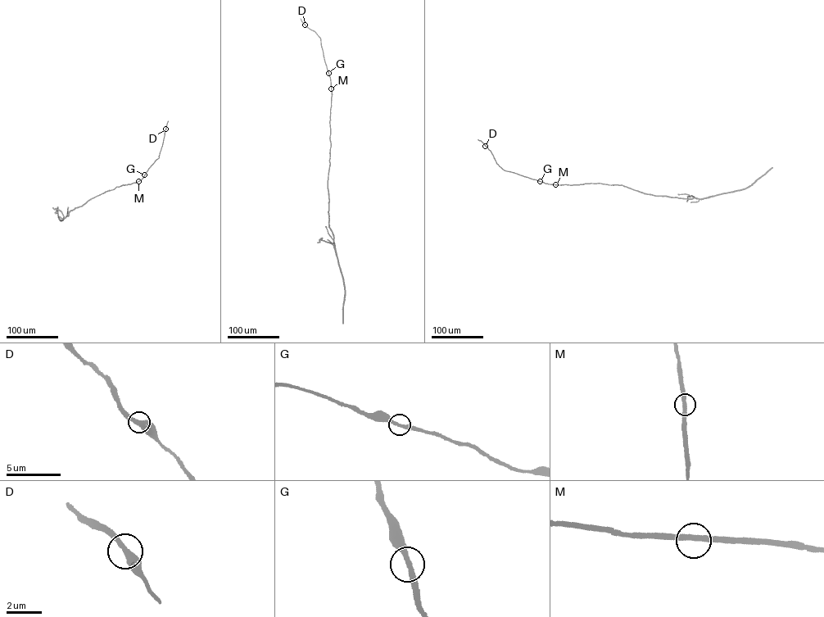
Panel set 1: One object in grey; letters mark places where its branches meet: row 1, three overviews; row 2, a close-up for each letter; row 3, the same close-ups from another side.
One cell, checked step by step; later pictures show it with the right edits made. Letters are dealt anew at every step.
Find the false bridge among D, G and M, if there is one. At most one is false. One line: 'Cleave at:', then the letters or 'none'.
Cleave at: none

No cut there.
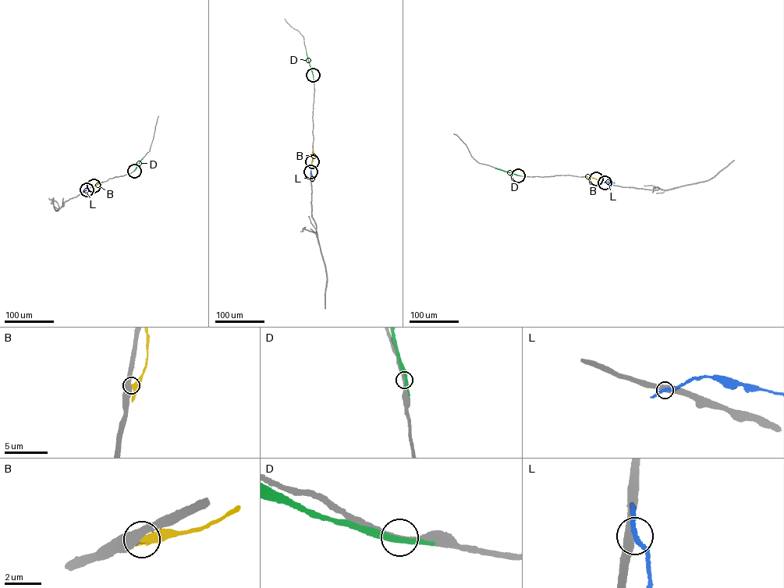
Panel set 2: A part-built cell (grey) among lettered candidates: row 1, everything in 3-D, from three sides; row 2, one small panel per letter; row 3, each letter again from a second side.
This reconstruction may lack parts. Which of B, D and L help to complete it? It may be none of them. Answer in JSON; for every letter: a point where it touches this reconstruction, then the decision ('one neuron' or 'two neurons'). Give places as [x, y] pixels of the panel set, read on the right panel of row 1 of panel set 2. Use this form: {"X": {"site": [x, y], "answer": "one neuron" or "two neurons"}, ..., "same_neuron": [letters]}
{"B": {"site": [596, 178], "answer": "two neurons"}, "D": {"site": [518, 175], "answer": "two neurons"}, "L": {"site": [604, 182], "answer": "two neurons"}, "same_neuron": []}

